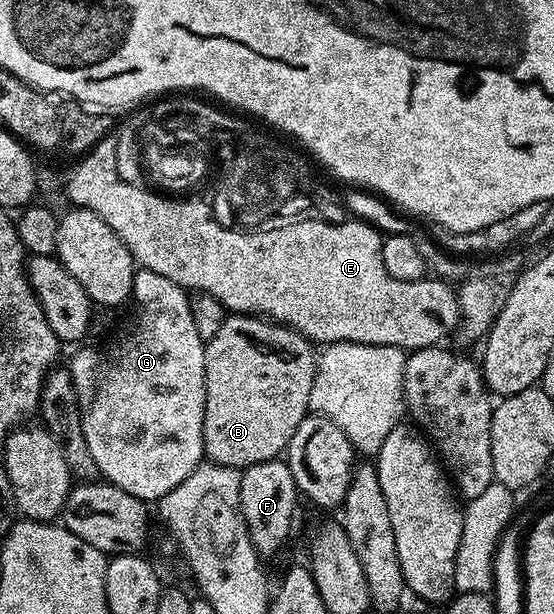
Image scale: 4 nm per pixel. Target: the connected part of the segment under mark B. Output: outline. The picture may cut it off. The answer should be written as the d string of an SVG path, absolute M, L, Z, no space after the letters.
M248 314L226 317L219 333L205 343L205 458L215 464L238 468L281 458L289 449L295 428L299 428L299 424L310 413L311 384L317 371L317 360L314 343L290 326Z

